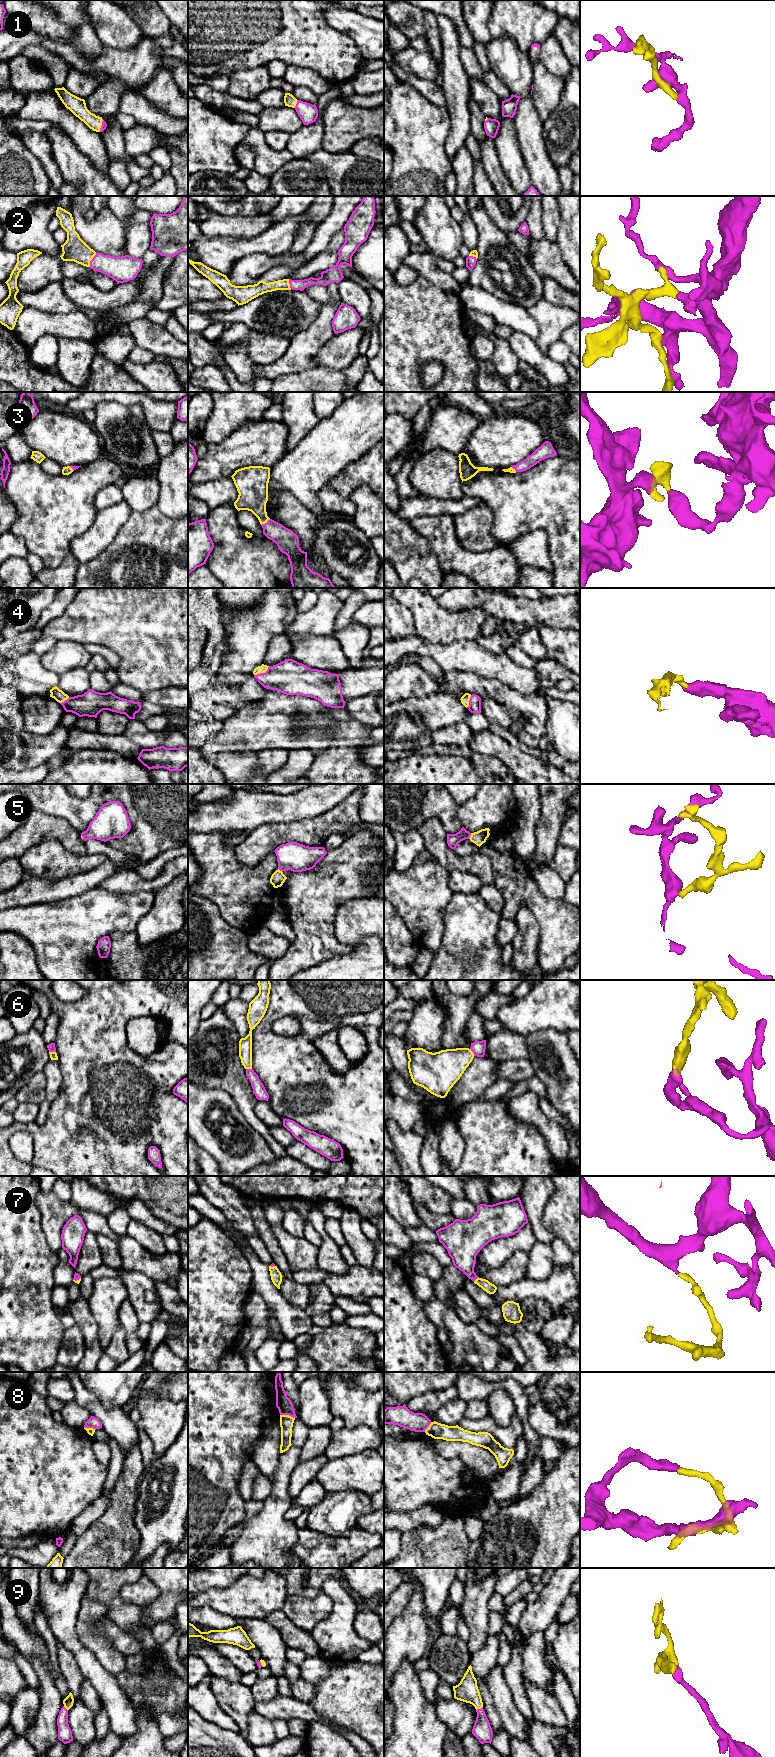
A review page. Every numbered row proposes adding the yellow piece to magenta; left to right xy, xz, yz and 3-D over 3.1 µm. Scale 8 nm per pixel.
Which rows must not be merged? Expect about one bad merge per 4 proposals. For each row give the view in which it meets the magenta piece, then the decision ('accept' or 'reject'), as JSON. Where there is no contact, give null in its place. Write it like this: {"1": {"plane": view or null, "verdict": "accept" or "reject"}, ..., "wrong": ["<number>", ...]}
{"1": {"plane": "xz", "verdict": "accept"}, "2": {"plane": "xy", "verdict": "accept"}, "3": {"plane": "xz", "verdict": "accept"}, "4": {"plane": "xz", "verdict": "accept"}, "5": {"plane": "yz", "verdict": "accept"}, "6": {"plane": "yz", "verdict": "reject"}, "7": {"plane": "yz", "verdict": "accept"}, "8": {"plane": "xz", "verdict": "reject"}, "9": {"plane": "yz", "verdict": "accept"}, "wrong": ["6", "8"]}

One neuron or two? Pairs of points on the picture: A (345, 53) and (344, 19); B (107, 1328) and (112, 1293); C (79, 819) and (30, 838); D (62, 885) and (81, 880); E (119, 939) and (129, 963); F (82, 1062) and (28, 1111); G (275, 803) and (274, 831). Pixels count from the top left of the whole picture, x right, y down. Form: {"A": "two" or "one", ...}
{"A": "two", "B": "one", "C": "two", "D": "one", "E": "one", "F": "two", "G": "two"}

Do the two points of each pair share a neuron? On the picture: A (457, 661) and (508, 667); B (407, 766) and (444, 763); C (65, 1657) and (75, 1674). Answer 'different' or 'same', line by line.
A: same
B: same
C: same

